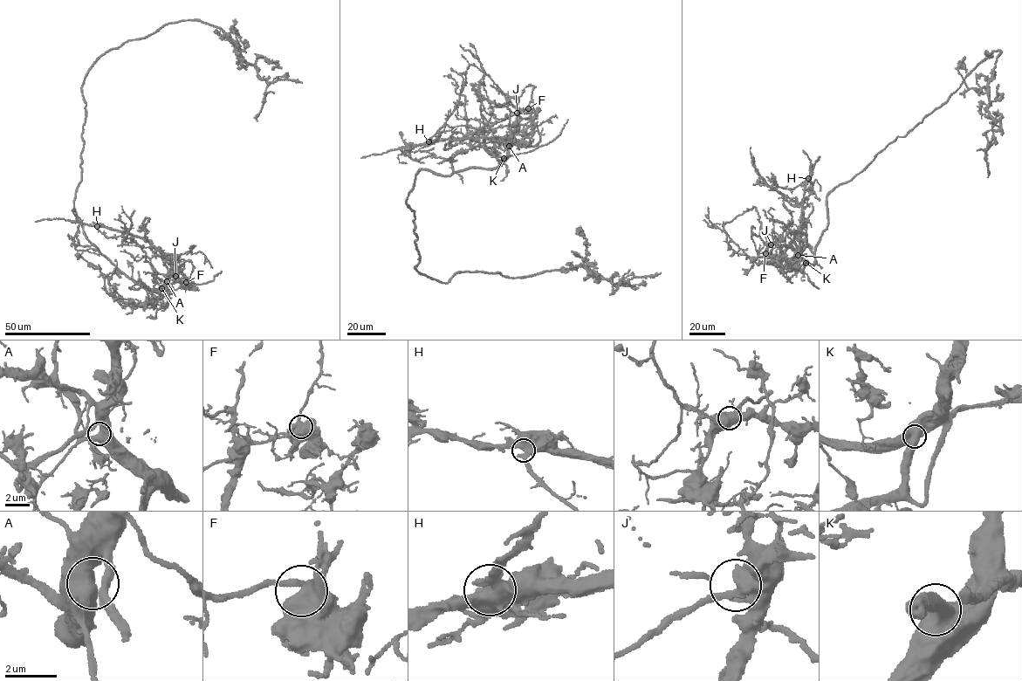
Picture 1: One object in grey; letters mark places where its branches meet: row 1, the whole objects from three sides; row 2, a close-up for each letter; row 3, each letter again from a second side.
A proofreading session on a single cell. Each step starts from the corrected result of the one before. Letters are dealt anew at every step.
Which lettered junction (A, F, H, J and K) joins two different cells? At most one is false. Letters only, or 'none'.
none

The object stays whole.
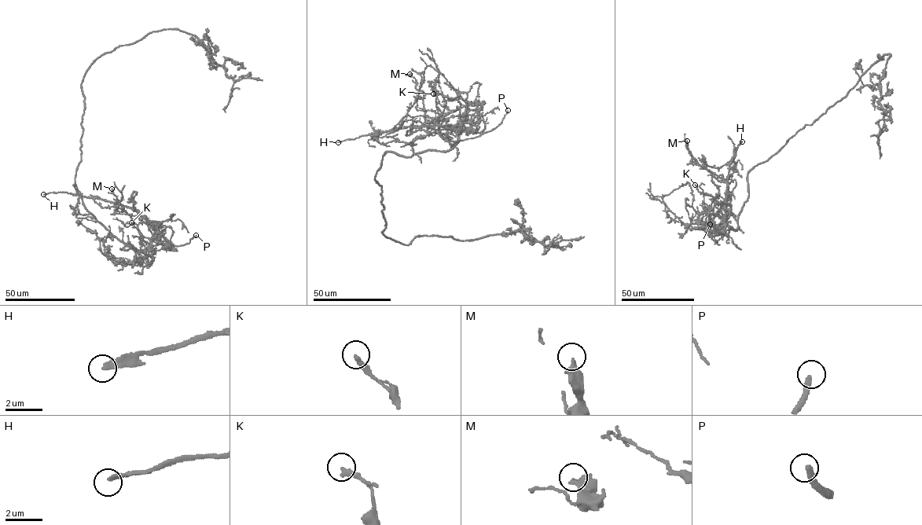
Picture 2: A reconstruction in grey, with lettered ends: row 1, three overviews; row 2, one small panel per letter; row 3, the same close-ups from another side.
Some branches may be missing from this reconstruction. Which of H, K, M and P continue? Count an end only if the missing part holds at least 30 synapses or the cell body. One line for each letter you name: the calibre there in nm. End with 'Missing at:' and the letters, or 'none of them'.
P: 300 nm
Missing at: P

